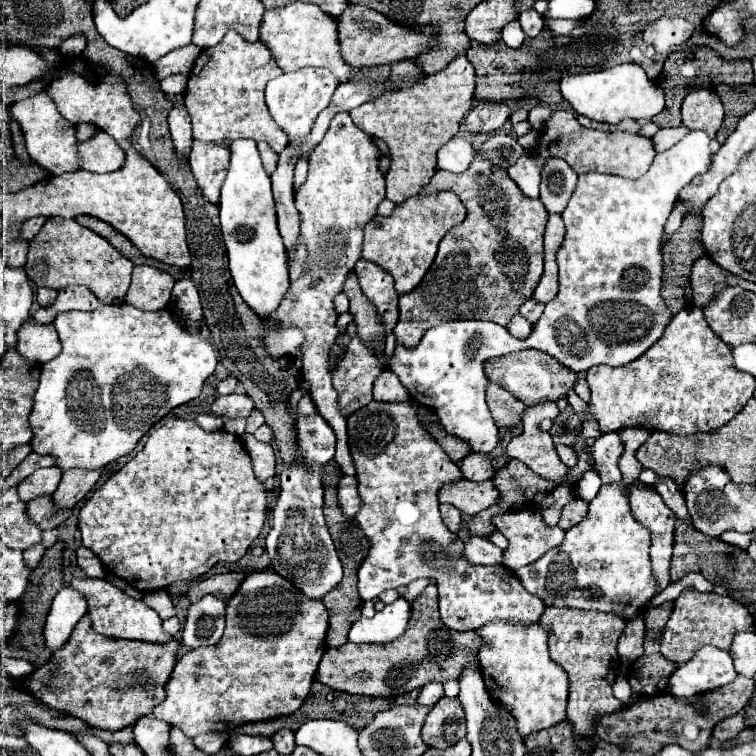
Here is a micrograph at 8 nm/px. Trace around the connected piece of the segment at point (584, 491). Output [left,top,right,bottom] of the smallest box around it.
[578,470,602,502]

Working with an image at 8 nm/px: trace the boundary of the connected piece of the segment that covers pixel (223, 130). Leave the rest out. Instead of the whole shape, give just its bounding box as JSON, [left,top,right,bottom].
[186,32,288,154]

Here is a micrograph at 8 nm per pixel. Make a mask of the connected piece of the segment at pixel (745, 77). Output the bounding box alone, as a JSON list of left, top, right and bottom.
[652,46,754,126]

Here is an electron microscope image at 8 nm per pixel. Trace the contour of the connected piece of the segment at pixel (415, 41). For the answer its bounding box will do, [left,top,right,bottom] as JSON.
[338,6,434,68]

